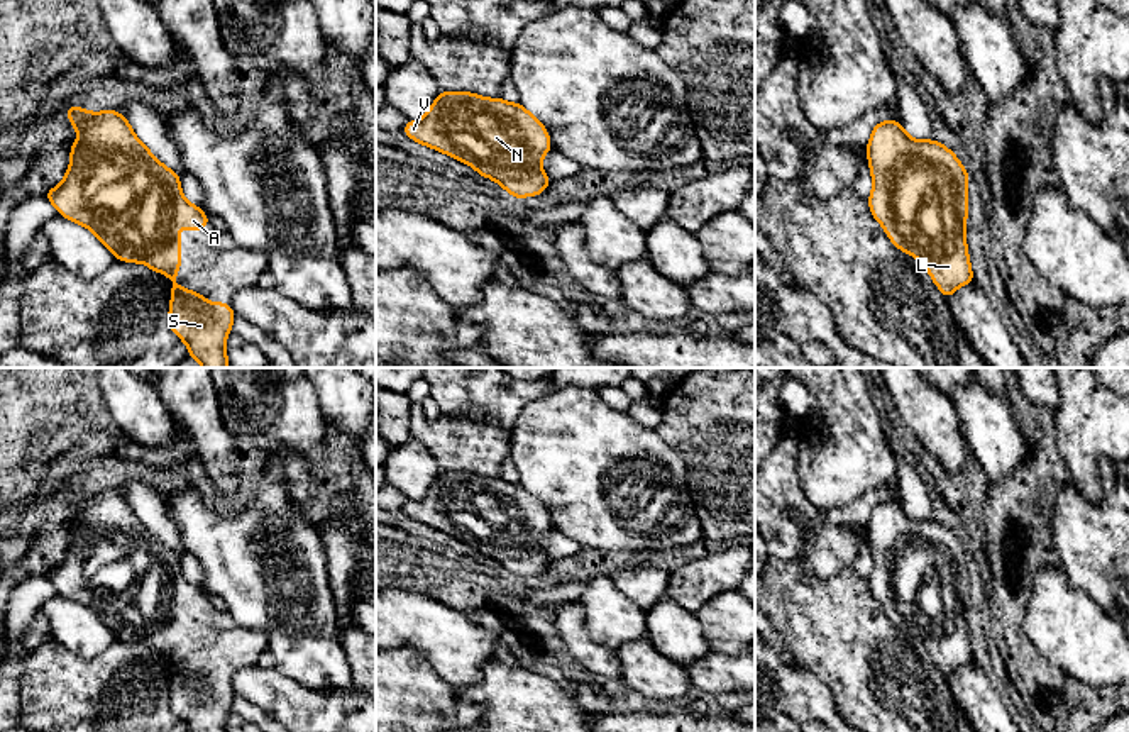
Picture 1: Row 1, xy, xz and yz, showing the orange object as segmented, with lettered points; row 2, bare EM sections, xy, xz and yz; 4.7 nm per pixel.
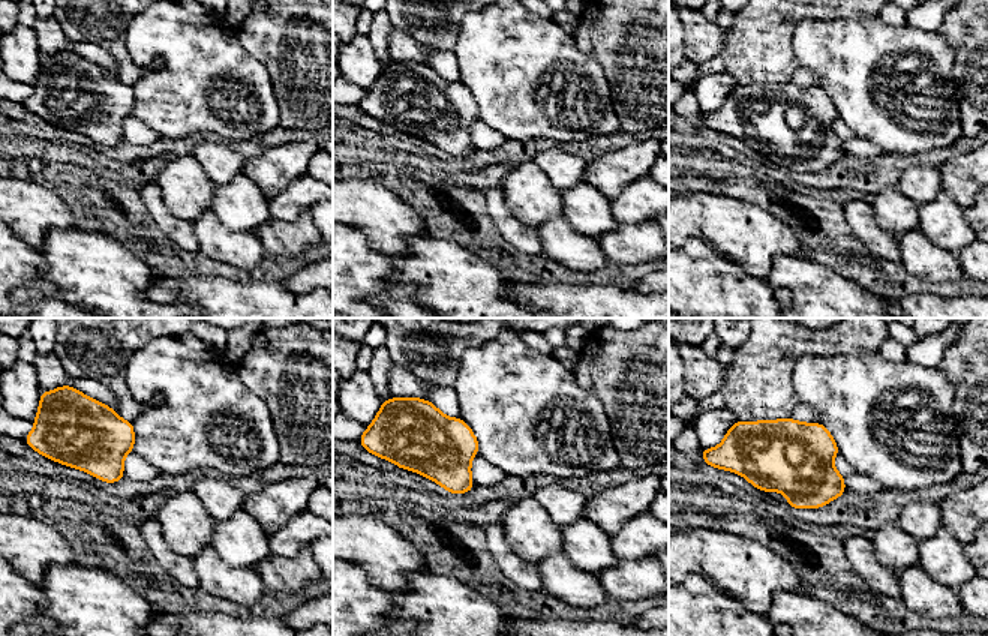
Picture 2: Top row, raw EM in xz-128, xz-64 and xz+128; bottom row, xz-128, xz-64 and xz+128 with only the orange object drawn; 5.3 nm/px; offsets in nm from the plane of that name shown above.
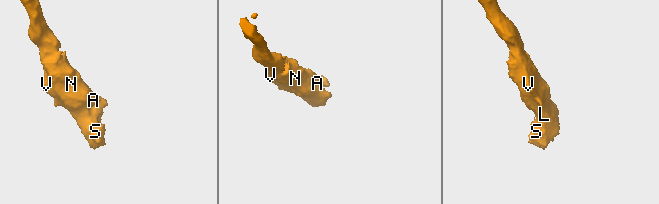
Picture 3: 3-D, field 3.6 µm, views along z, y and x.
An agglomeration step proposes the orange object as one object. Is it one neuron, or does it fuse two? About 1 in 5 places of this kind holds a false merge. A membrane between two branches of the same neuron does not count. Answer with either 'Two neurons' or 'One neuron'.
One neuron

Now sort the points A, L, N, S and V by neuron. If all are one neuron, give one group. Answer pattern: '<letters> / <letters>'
A L N S V

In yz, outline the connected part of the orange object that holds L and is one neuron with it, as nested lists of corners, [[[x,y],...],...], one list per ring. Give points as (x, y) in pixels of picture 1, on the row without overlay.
[[[880,500],[865,532],[873,561],[868,586],[892,624],[924,644],[946,679],[958,666],[973,664],[965,603],[970,556],[960,539],[936,518],[911,518],[897,500]]]

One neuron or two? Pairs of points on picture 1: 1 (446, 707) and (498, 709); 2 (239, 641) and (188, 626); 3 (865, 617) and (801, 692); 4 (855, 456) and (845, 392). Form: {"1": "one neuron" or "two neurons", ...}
{"1": "two neurons", "2": "one neuron", "3": "two neurons", "4": "one neuron"}

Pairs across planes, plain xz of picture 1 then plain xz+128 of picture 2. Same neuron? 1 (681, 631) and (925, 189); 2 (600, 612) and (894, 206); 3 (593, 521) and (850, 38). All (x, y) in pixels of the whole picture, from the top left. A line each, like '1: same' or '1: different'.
1: different
2: same
3: same

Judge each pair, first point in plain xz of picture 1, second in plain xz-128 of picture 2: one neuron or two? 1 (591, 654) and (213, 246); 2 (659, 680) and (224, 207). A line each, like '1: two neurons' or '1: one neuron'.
1: two neurons
2: two neurons

